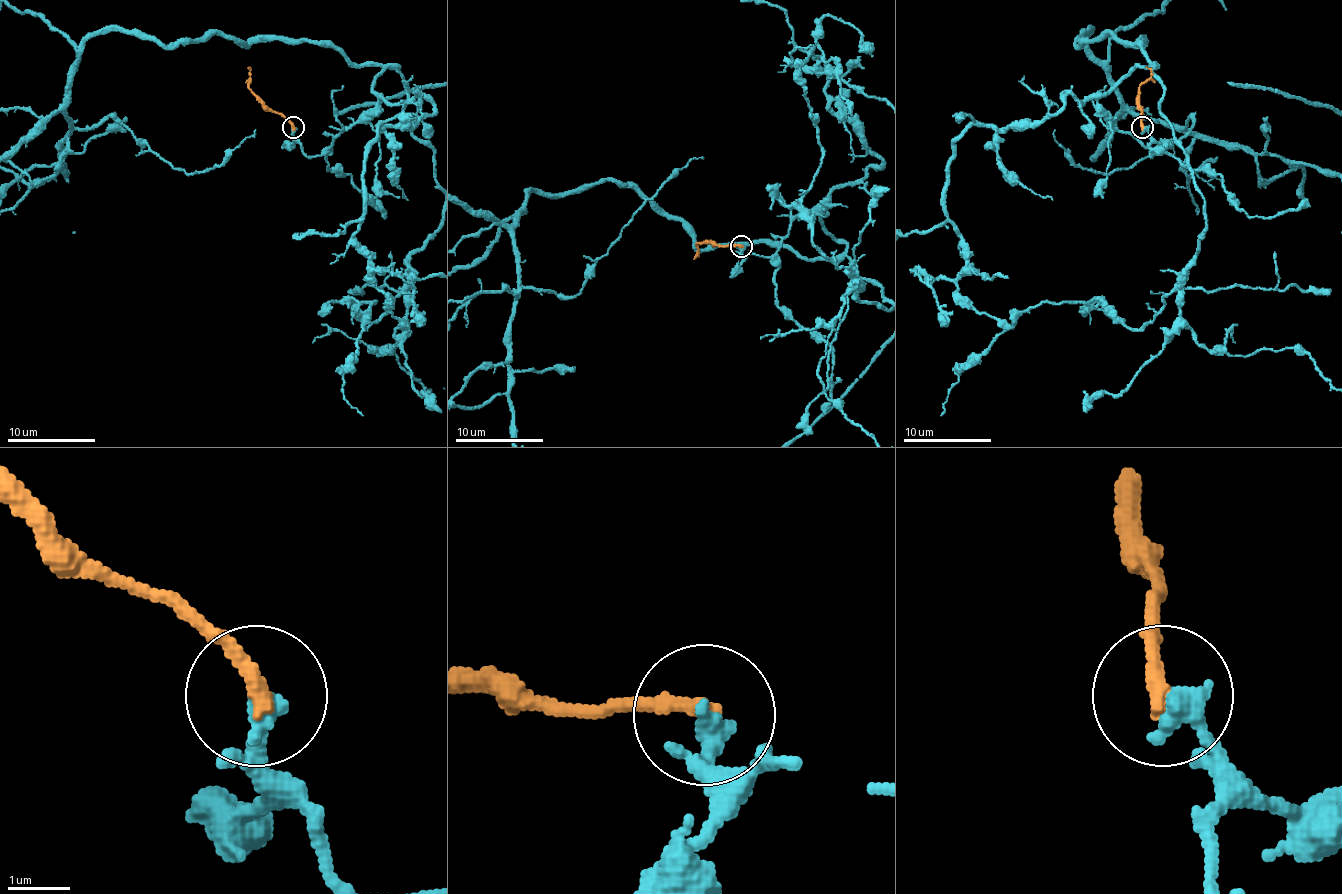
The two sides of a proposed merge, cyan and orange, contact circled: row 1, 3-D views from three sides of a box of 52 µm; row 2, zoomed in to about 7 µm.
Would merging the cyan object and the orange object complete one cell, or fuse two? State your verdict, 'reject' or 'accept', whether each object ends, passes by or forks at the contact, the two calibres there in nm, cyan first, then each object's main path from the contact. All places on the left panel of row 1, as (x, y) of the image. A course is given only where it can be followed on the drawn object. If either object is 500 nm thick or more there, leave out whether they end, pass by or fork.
reject; cyan ends there; orange ends there; 400 nm thick on the cyan side, 280 nm on the other; orange runs (292, 128), (250, 88), (250, 66)

